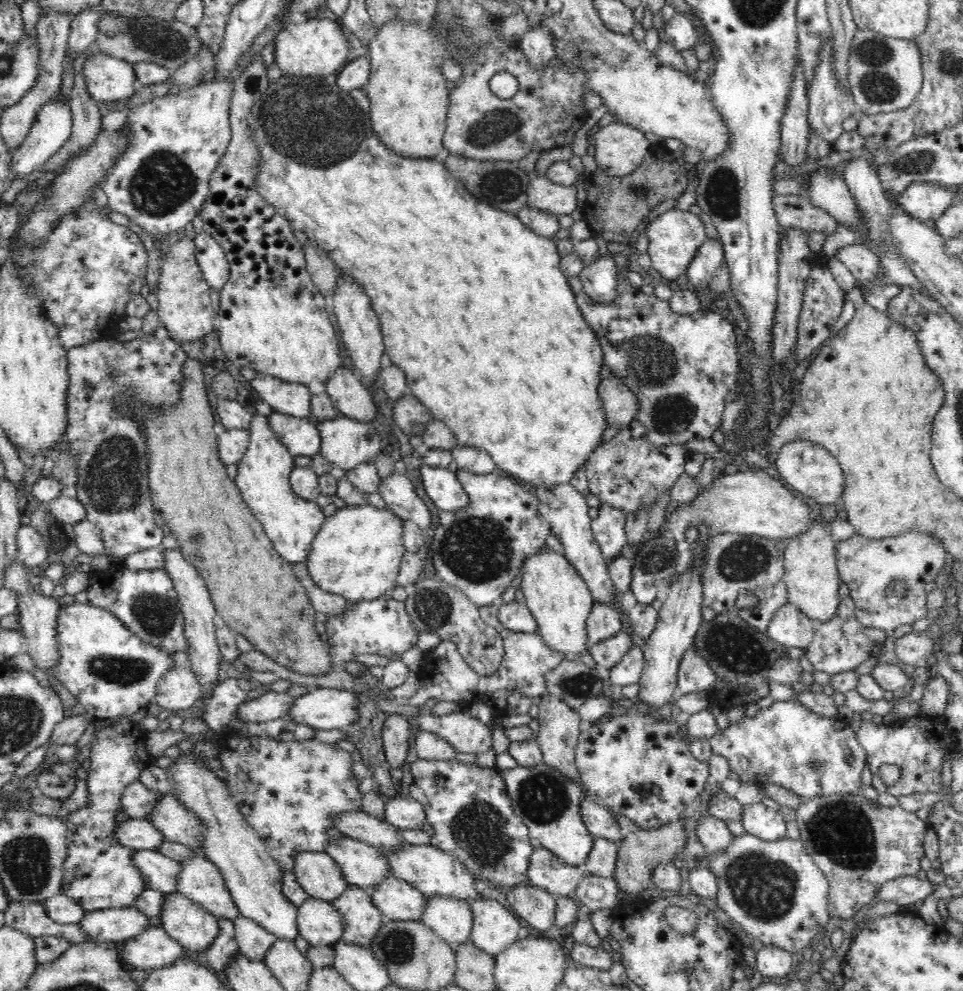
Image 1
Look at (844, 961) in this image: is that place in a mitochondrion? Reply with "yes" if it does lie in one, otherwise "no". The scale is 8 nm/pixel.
no

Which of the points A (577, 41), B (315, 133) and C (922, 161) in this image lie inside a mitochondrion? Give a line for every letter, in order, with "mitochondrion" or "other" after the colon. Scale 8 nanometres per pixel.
A: mitochondrion
B: mitochondrion
C: mitochondrion

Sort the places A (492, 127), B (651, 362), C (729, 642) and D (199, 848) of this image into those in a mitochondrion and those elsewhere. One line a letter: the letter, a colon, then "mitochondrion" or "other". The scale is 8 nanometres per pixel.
A: mitochondrion
B: mitochondrion
C: mitochondrion
D: other

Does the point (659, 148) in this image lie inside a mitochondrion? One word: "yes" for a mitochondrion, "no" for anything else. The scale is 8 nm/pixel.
no

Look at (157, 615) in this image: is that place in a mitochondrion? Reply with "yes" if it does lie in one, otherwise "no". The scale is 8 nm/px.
yes

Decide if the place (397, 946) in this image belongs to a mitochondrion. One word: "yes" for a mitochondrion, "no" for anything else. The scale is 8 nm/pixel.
yes

